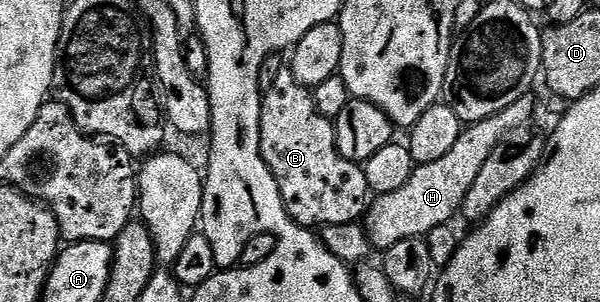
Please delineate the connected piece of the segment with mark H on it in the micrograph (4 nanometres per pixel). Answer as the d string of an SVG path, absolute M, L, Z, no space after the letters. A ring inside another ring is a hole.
M530 96L521 98L496 116L467 125L460 140L456 140L456 148L452 148L452 152L448 152L444 160L436 160L427 166L415 165L404 188L377 195L364 215L364 227L373 249L385 252L392 248L392 244L400 244L400 240L426 238L437 226L452 221L454 214L456 218L472 184L476 184L476 176L480 176L480 168L484 168L484 160L488 160L497 146L519 128L529 127L526 125L529 124L530 117L532 122L536 114L532 99Z

